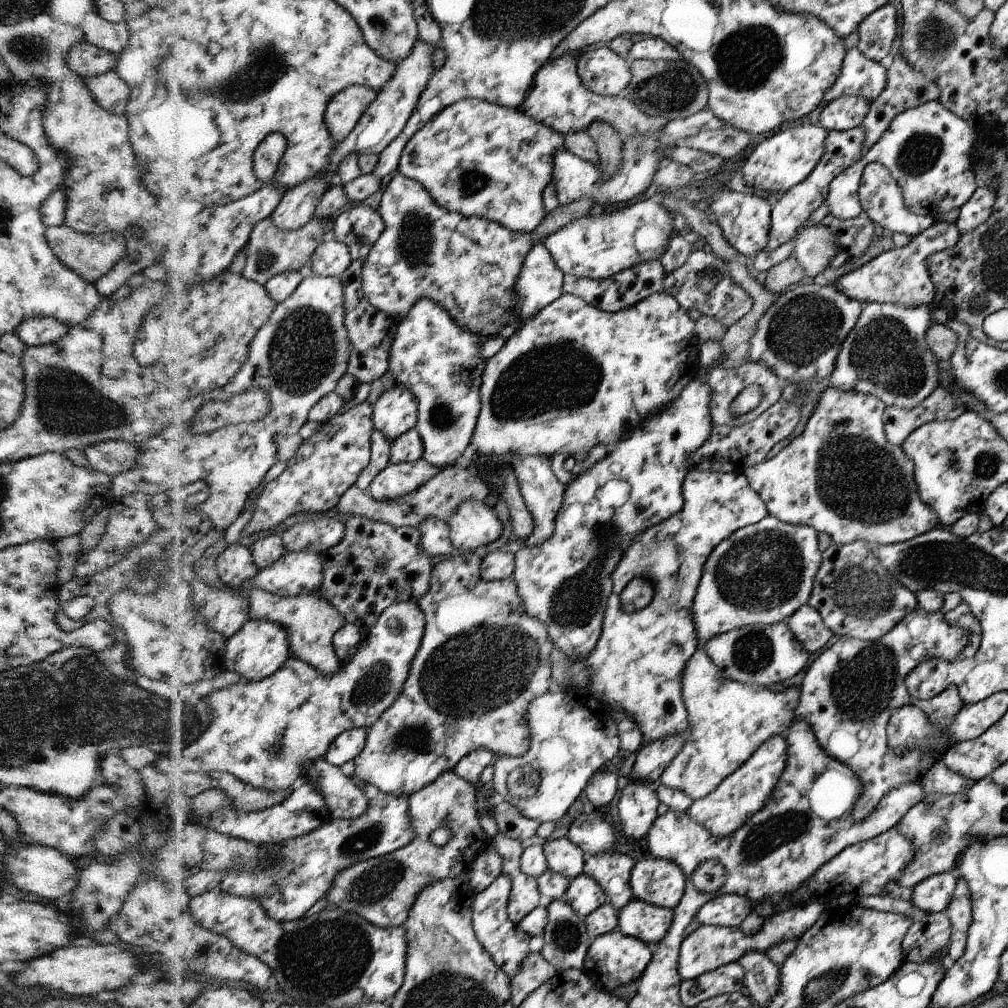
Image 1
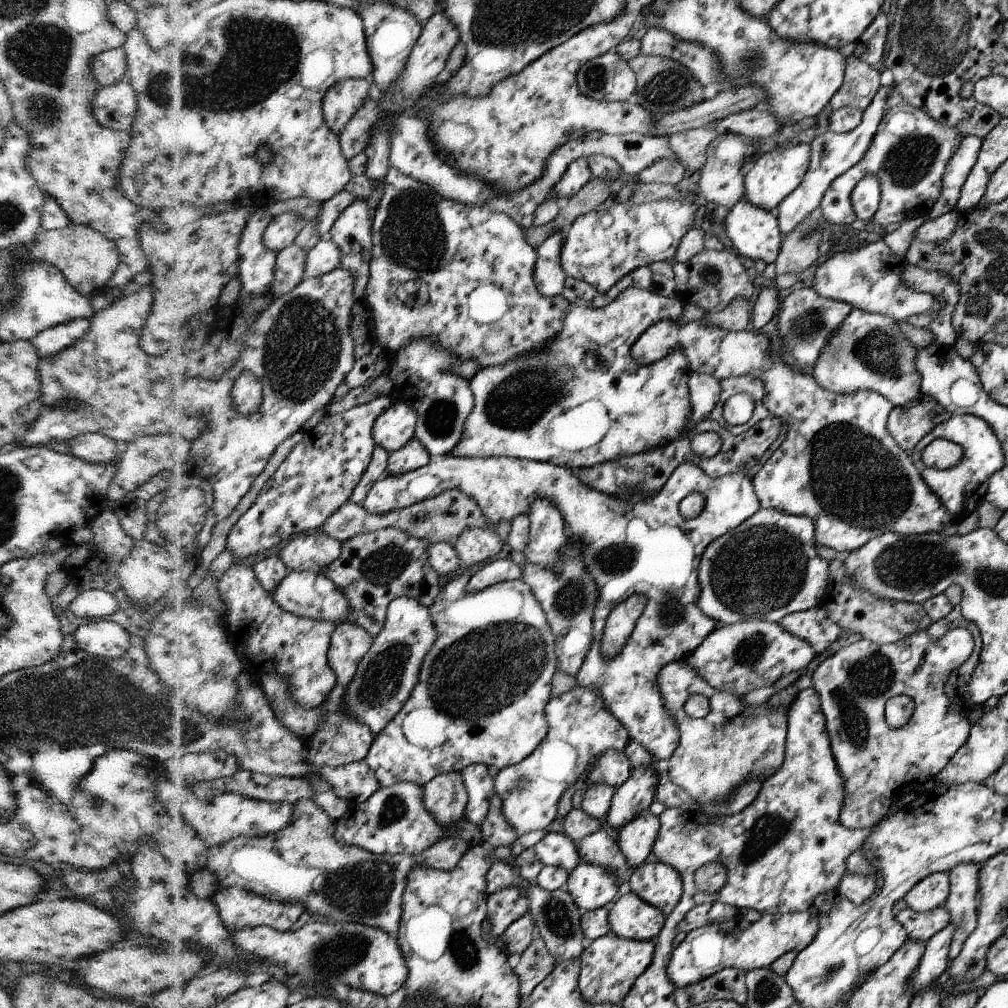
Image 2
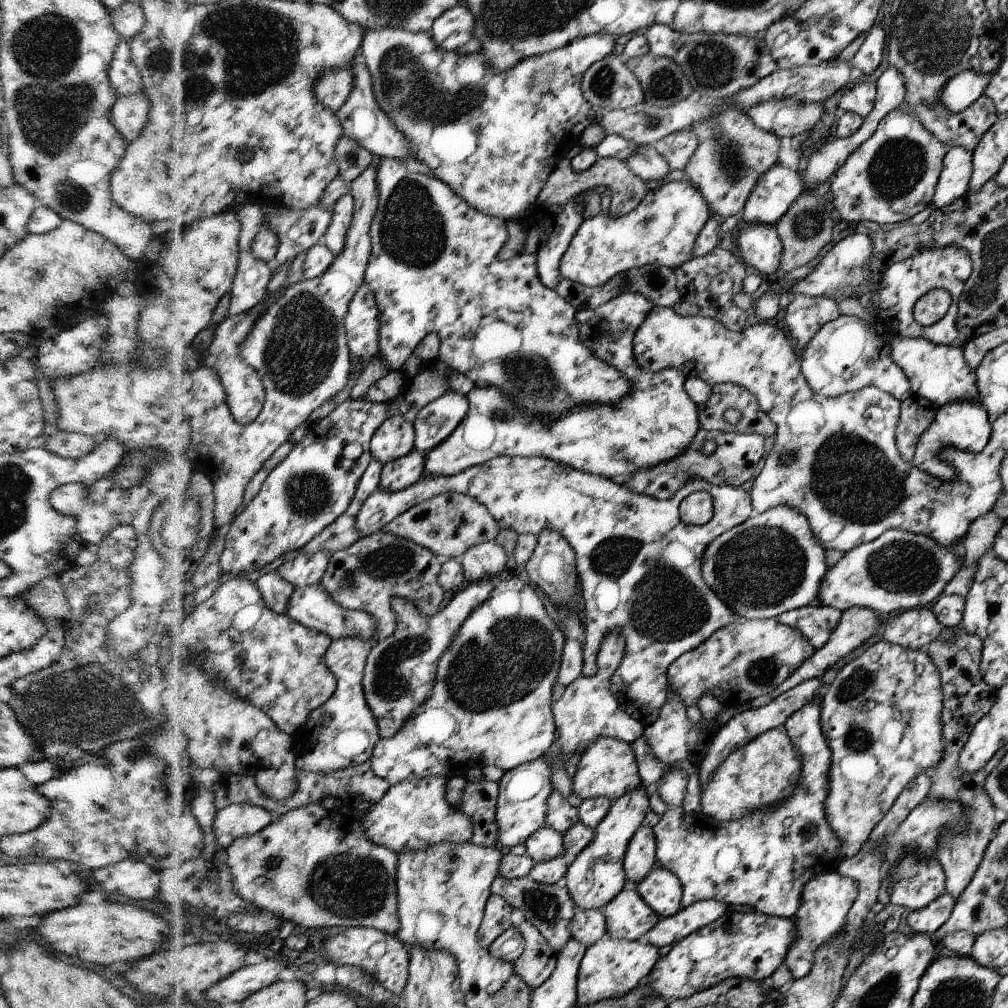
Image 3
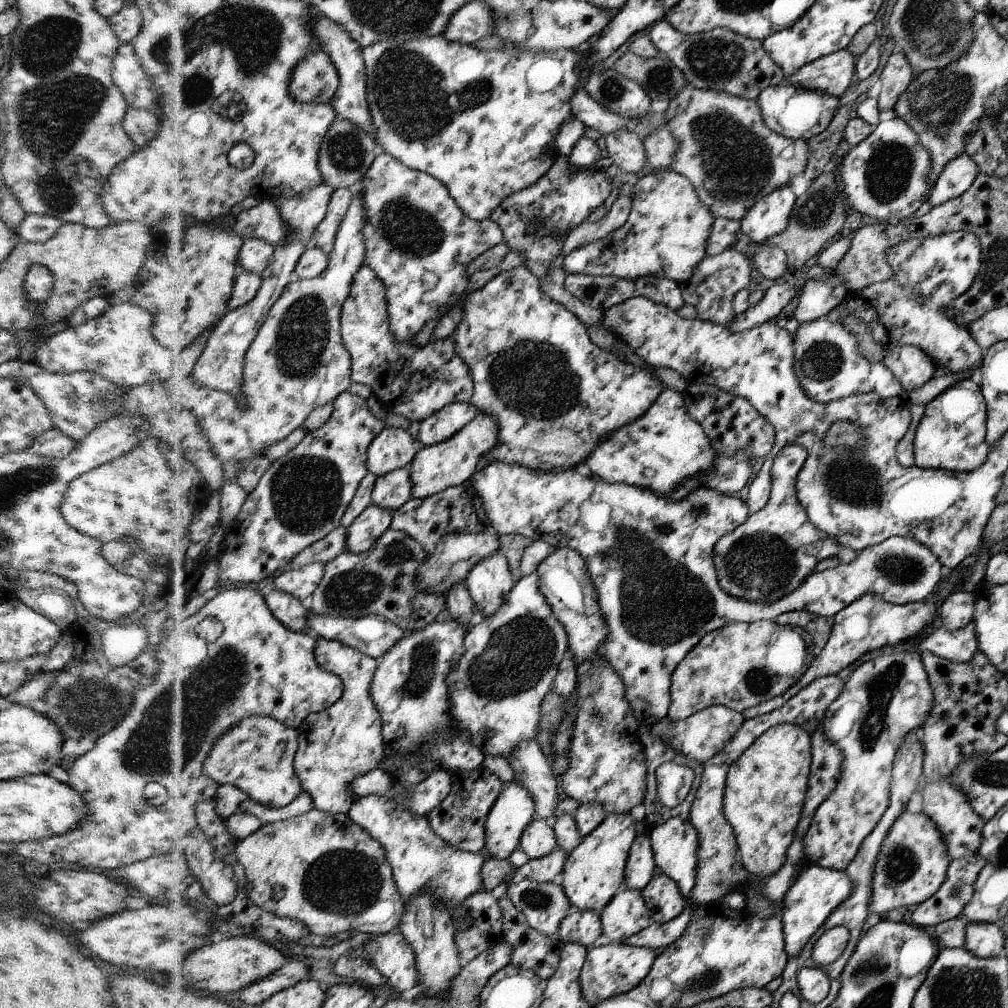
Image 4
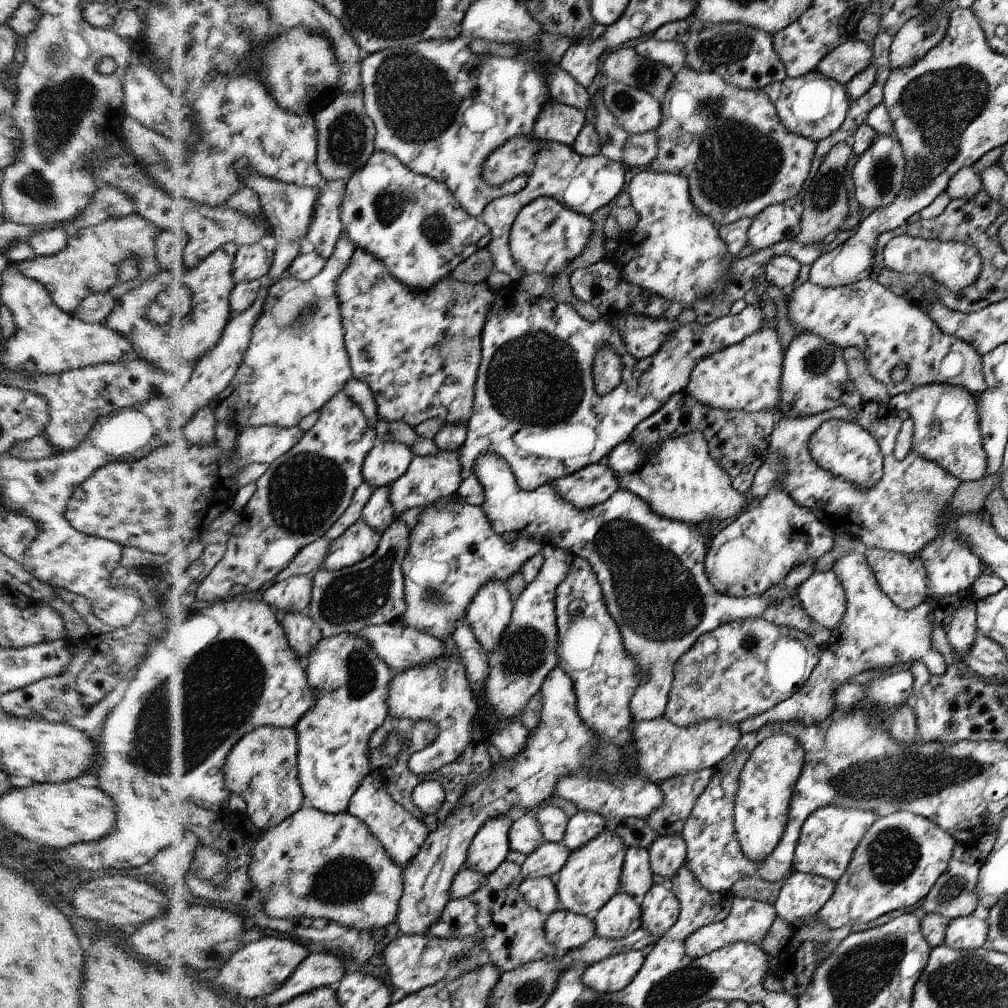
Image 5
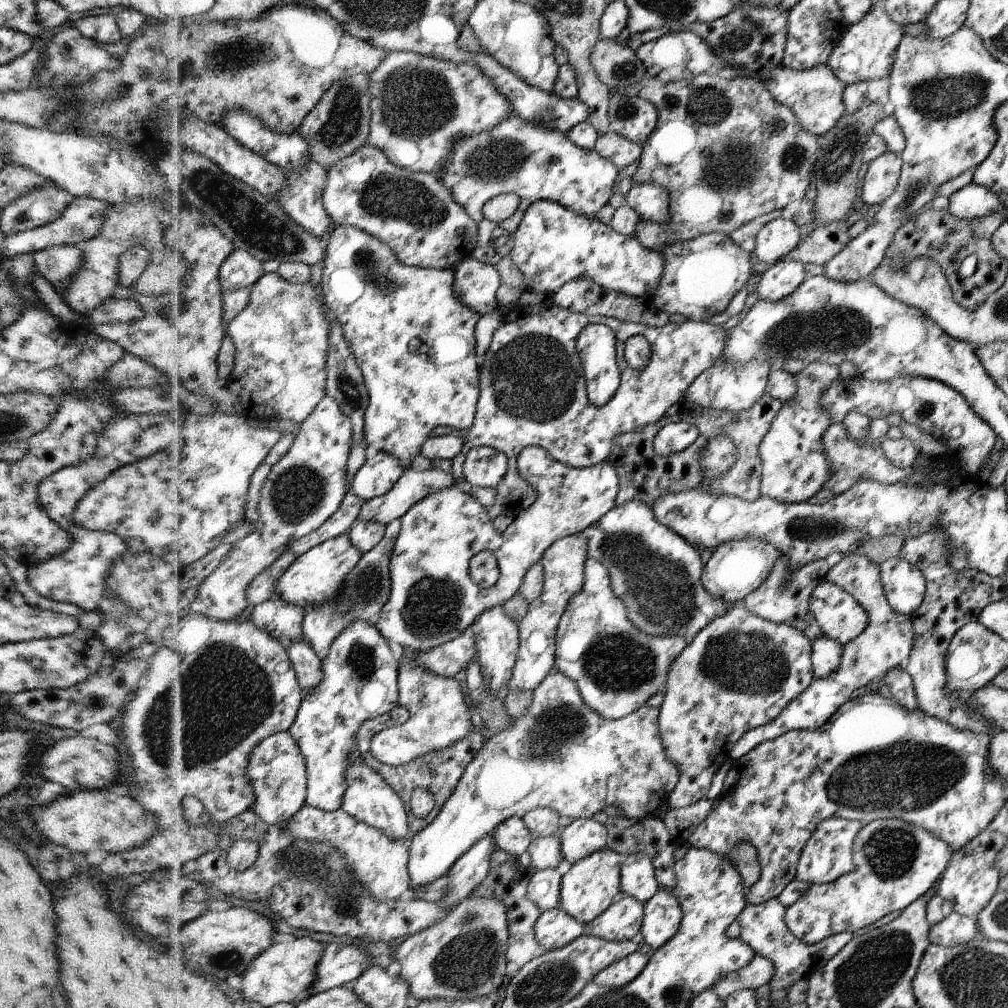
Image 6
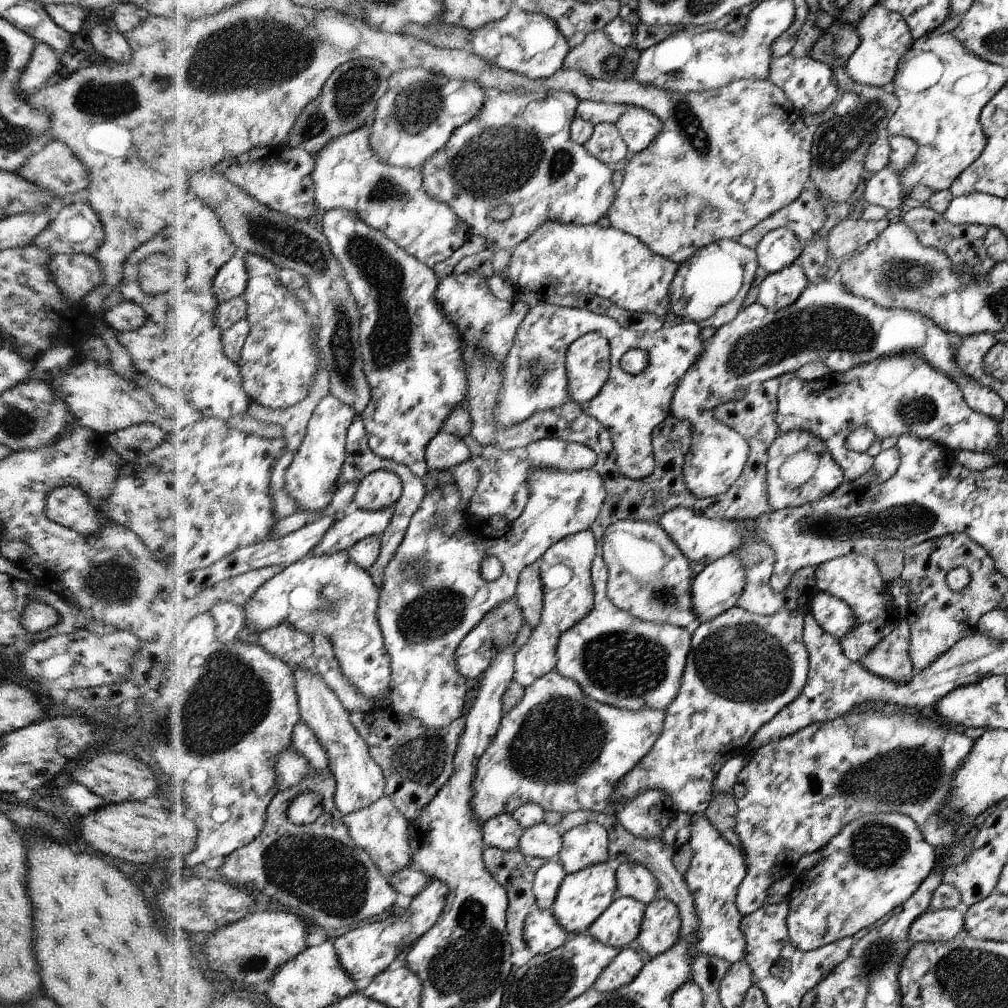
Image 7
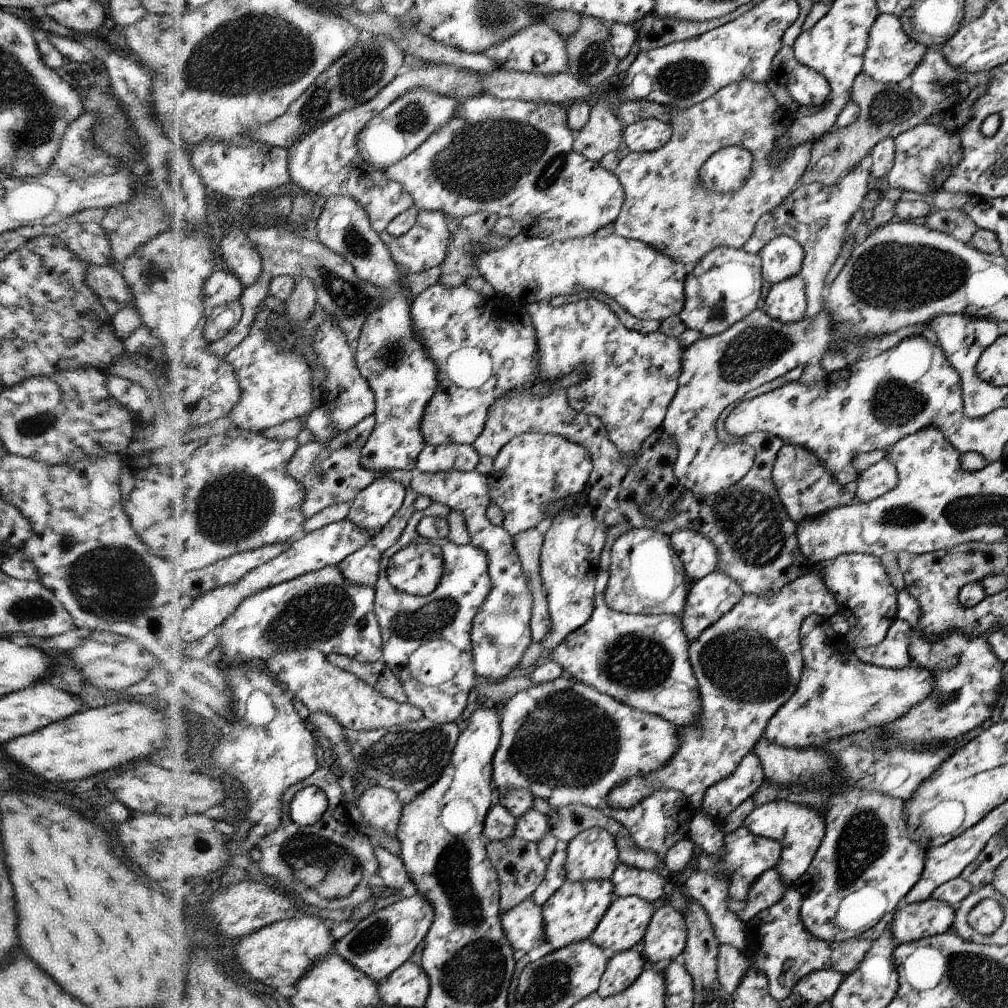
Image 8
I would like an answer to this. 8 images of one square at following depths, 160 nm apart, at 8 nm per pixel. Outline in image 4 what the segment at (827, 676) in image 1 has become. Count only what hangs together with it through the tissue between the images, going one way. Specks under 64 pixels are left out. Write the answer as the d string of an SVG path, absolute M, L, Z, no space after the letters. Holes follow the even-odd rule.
M887 650L882 656L856 668L847 680L844 681L843 693L832 702L832 706L828 706L821 724L825 734L840 746L845 756L843 774L835 792L816 809L811 826L803 836L805 855L812 865L841 871L848 868L864 839L876 828L889 807L893 758L908 732L919 734L923 722L931 713L935 698L927 669L923 665L922 653Z

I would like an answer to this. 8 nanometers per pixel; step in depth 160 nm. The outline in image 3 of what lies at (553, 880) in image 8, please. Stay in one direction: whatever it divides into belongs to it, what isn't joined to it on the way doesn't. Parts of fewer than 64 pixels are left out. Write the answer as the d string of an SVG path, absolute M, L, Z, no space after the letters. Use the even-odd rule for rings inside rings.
M497 876L491 886L491 892L504 897L513 908L522 910L525 918L539 930L539 933L549 942L549 945L556 952L559 952L572 939L570 924L574 920L577 908L574 899L563 883L547 885L536 882L530 877L504 879Z

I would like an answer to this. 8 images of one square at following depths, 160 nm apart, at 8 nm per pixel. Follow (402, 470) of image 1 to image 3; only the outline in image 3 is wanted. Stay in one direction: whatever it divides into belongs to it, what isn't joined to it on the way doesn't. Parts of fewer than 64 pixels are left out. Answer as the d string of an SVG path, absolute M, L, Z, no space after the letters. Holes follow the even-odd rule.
M534 455L531 457L509 457L509 456L499 456L493 458L484 464L479 464L473 466L471 469L464 470L462 473L453 475L452 477L426 477L421 479L418 484L411 486L405 491L398 491L394 493L393 491L386 491L385 489L378 489L364 505L364 508L360 511L358 517L358 528L360 534L366 538L367 536L373 535L374 533L384 530L391 522L394 522L399 516L407 513L411 508L420 504L420 501L428 500L429 498L435 497L436 495L447 493L450 491L456 491L459 493L466 493L468 496L478 499L487 509L488 512L497 520L500 529L512 529L516 531L519 535L522 533L534 534L537 537L540 533L544 533L544 530L552 529L559 532L575 550L577 558L578 573L580 574L580 582L582 584L582 622L586 628L586 642L584 642L583 648L583 672L581 675L583 677L594 677L598 667L598 656L600 654L600 648L604 644L604 640L607 638L609 633L612 633L615 629L622 632L622 636L625 638L625 651L622 657L621 663L618 668L614 671L611 676L611 690L615 697L620 702L620 708L627 711L633 719L638 722L643 723L644 727L654 724L660 718L660 710L668 702L669 694L669 680L667 678L668 670L670 666L674 664L676 660L684 653L694 650L703 644L704 641L708 640L711 634L714 634L718 629L723 629L725 626L731 625L734 622L740 621L738 615L735 614L733 610L730 610L716 596L716 593L704 582L704 577L702 576L702 557L704 556L705 548L715 539L718 538L722 533L726 533L727 530L734 528L736 525L742 524L747 521L754 514L754 503L751 501L751 495L745 492L742 487L735 487L734 485L716 485L702 479L691 479L688 481L680 490L675 492L672 498L662 500L655 499L654 497L647 495L646 493L638 494L636 491L628 488L626 485L620 485L612 479L593 475L590 473L585 473L572 467L571 465L565 465L561 462L553 461L552 459L547 459L546 457L541 457ZM696 491L706 491L712 495L713 498L713 515L712 518L703 525L687 525L684 522L682 508L685 498L690 493L695 493Z

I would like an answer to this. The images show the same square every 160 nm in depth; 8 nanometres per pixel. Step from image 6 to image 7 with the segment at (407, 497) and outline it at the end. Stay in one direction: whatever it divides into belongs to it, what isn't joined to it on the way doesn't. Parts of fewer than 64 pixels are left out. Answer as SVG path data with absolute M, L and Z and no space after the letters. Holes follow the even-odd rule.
M396 507L386 511L353 508L330 527L309 556L334 556L354 549L356 544L368 537L385 533L390 528Z

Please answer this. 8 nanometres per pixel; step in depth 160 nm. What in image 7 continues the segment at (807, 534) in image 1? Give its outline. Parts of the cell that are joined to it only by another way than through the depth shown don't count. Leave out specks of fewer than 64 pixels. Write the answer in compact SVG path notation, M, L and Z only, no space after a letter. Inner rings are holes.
M848 553L826 560L815 567L814 577L820 591L843 599L849 607L852 607L853 617L857 618L856 624L850 632L839 639L839 642L847 657L854 662L859 662L866 653L875 649L875 646L894 630L903 617L890 598L888 584L882 578L878 565L869 554ZM728 554L706 565L700 573L694 576L690 586L691 611L695 614L695 625L712 621L724 611L735 607L742 596L746 582L747 570L736 555Z

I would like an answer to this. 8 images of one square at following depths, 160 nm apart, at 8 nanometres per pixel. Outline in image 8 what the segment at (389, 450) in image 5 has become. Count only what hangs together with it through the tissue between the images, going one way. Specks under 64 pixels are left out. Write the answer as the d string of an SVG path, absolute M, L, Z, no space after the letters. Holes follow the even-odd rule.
M392 478L374 481L352 502L349 519L376 538L396 518L407 501L407 486Z

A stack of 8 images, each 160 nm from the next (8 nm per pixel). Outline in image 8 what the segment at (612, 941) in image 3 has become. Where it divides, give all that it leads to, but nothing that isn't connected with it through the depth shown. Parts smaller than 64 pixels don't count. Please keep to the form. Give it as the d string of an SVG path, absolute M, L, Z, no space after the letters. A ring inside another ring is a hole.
M632 947L616 953L607 972L603 974L597 993L604 998L623 993L629 986L634 985L643 973L645 962L639 948Z

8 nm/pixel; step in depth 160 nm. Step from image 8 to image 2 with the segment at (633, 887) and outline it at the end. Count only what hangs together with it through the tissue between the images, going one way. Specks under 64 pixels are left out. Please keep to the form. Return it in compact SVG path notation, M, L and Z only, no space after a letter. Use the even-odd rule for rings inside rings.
M647 809L619 832L616 843L630 868L638 868L650 856L661 828L659 817L652 815Z

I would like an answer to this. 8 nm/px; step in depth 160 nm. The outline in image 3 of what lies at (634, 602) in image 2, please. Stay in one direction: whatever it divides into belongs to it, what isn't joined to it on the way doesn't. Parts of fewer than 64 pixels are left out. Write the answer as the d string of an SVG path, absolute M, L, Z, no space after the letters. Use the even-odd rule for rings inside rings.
M615 629L607 635L600 648L598 656L599 670L594 677L580 675L566 687L564 694L554 702L554 719L559 738L556 740L561 746L561 759L565 762L578 748L594 741L596 737L617 738L632 744L643 734L643 723L633 719L631 715L620 708L620 702L611 690L611 676L621 663L625 651L625 638L622 632ZM543 758L531 763L518 765L506 771L498 781L499 797L495 808L497 822L498 847L508 851L516 844L524 844L547 821L547 802L550 800L553 784L551 783L551 766Z

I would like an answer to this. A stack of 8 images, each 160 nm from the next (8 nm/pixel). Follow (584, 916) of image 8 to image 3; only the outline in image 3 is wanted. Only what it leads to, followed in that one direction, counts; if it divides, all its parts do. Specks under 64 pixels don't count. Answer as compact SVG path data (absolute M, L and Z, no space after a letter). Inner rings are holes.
M643 784L638 789L624 794L618 801L611 804L610 812L594 829L591 841L569 860L566 874L563 876L563 885L575 901L576 908L601 909L614 897L618 896L624 888L624 852L634 833L641 827L644 816L650 810L650 799Z

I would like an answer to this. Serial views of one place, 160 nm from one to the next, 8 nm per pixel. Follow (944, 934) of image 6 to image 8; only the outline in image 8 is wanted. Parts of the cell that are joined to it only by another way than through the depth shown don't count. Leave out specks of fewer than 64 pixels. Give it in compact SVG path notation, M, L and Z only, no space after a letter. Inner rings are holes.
M932 897L897 907L887 928L899 946L942 934L950 930L954 920L955 908Z

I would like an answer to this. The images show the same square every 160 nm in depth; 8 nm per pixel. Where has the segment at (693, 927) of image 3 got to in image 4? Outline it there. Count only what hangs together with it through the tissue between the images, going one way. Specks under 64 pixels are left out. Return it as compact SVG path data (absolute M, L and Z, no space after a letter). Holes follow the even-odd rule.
M689 903L682 914L679 914L674 920L667 923L652 923L647 929L641 930L634 936L625 938L620 943L632 945L635 947L646 947L652 949L667 948L673 942L679 940L691 924L692 906L696 904Z

